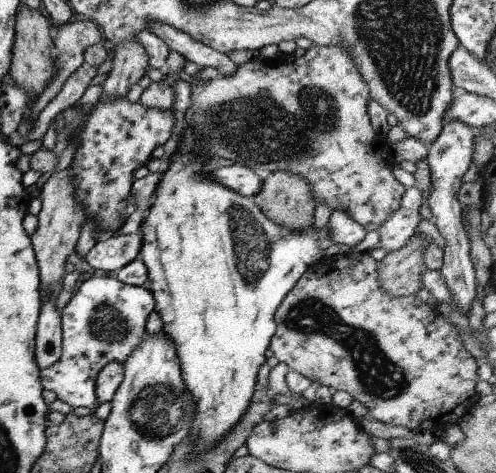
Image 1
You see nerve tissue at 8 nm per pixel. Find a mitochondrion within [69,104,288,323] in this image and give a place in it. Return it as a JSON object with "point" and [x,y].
{"point":[251,248]}

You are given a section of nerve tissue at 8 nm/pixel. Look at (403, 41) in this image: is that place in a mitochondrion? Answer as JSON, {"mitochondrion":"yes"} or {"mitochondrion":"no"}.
{"mitochondrion":"yes"}

